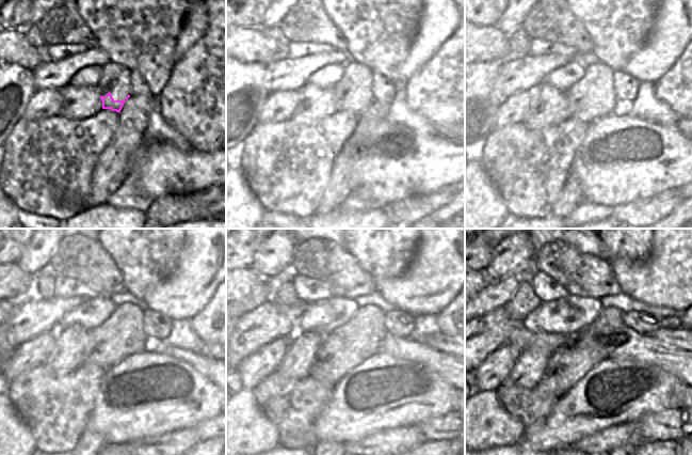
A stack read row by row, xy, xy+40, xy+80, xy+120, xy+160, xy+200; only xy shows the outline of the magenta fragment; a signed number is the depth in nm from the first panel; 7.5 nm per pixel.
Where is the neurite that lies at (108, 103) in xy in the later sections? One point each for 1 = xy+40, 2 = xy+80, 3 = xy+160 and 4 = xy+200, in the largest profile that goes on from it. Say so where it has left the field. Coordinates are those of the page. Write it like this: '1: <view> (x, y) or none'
1: xy+40 (346, 103)
2: xy+80 (584, 106)
3: xy+160 (443, 363)
4: xy+200 (680, 363)

